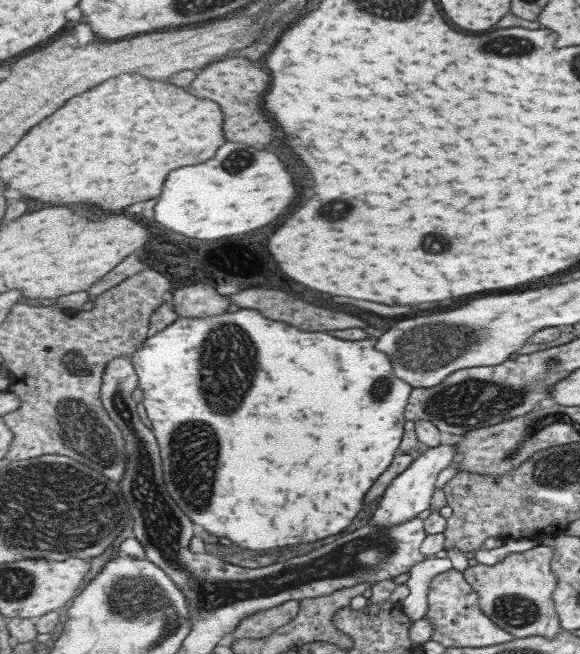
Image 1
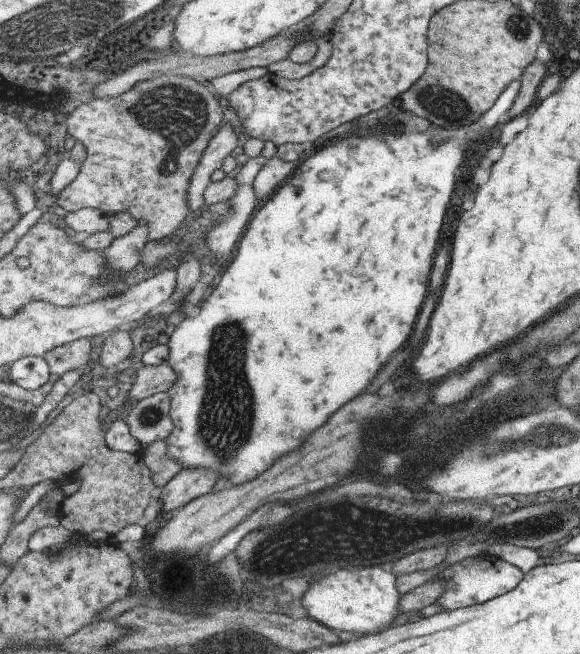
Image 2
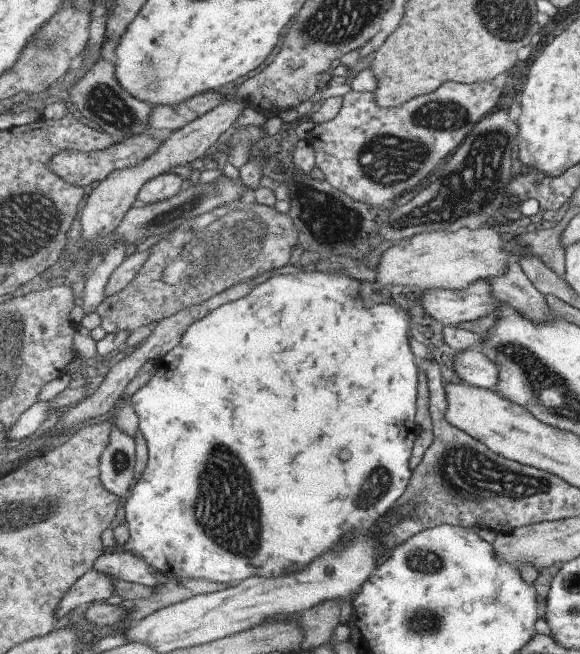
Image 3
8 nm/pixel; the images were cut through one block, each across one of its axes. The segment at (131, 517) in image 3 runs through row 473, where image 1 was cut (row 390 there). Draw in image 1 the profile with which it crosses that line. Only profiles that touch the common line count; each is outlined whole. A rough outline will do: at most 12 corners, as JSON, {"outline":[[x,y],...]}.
{"outline":[[249,308],[133,356],[169,495],[261,552],[332,537],[414,390]]}

